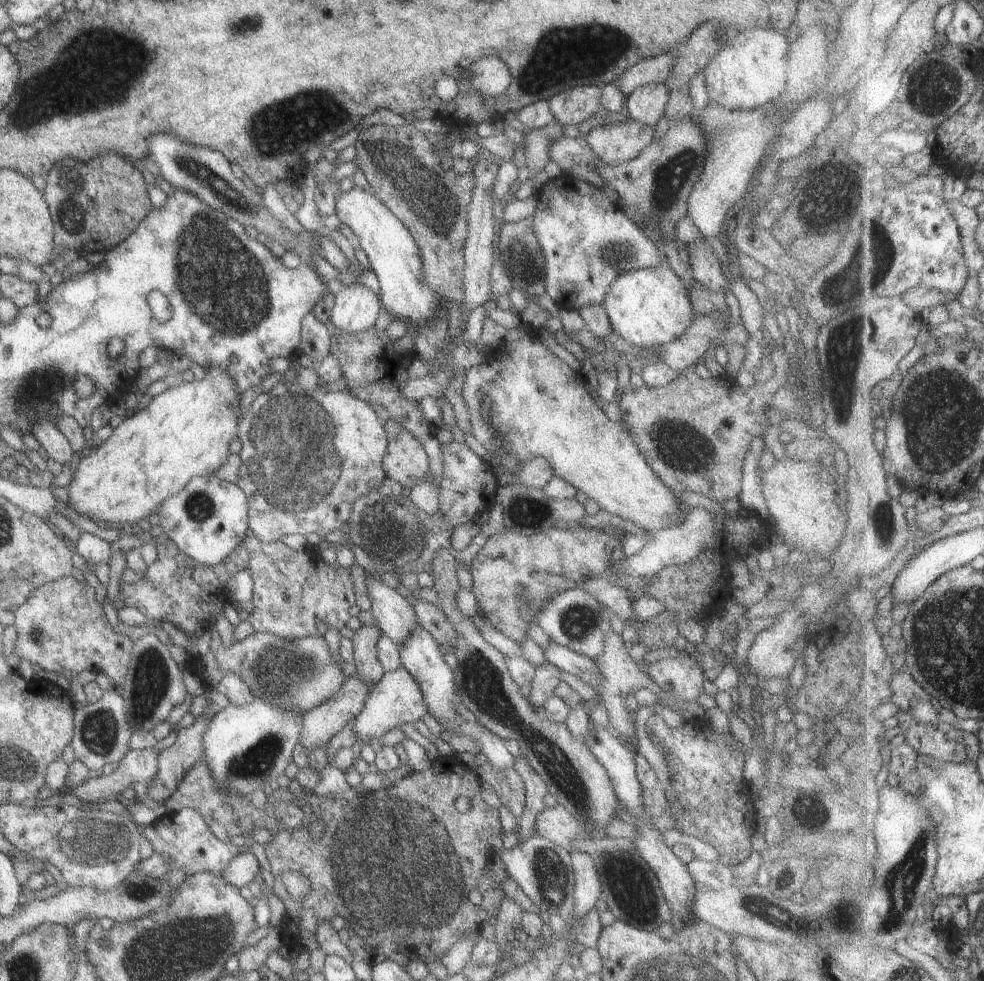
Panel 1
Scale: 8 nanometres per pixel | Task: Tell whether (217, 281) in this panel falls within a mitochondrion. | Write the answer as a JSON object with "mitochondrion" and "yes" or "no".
{"mitochondrion":"yes"}

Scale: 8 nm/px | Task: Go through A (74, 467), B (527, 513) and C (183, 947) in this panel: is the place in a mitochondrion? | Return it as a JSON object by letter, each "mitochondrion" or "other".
{"A":"other","B":"mitochondrion","C":"mitochondrion"}

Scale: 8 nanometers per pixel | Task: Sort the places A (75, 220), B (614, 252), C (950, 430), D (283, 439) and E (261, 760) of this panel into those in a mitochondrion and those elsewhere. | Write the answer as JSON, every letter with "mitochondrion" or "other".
{"A":"mitochondrion","B":"mitochondrion","C":"mitochondrion","D":"mitochondrion","E":"mitochondrion"}

